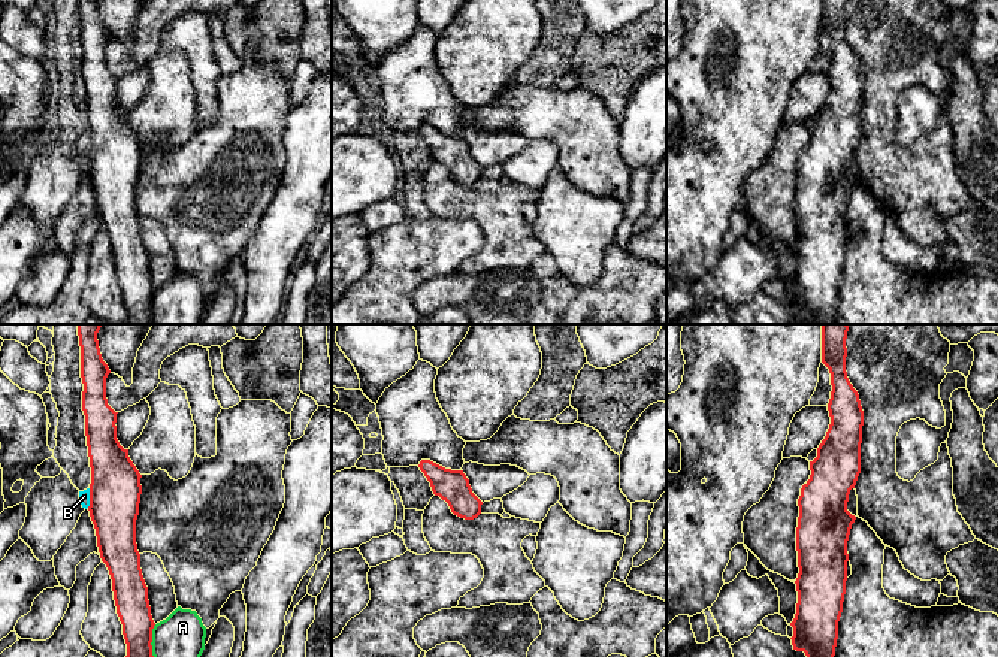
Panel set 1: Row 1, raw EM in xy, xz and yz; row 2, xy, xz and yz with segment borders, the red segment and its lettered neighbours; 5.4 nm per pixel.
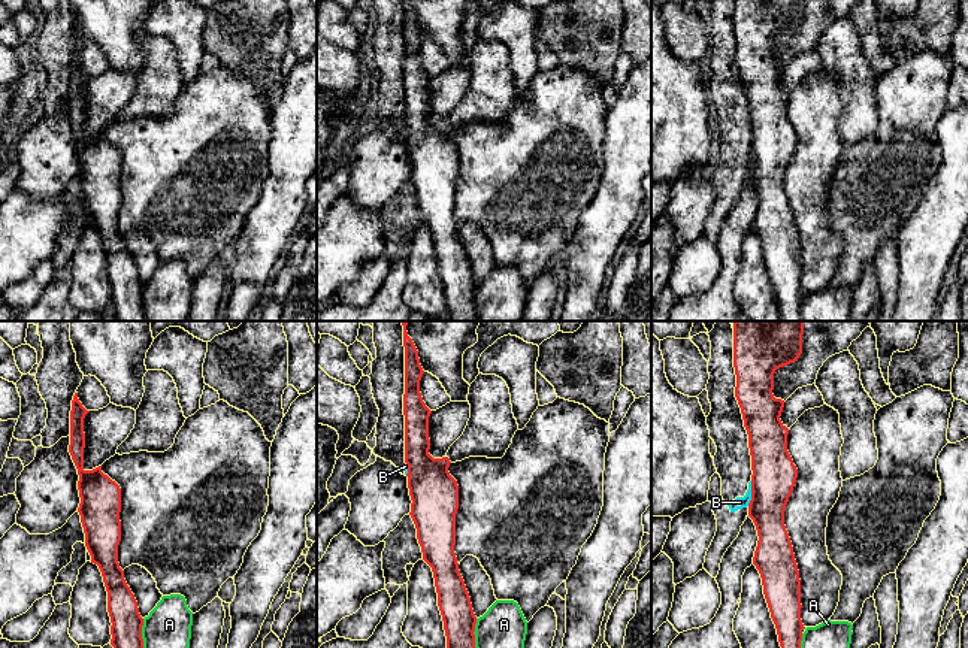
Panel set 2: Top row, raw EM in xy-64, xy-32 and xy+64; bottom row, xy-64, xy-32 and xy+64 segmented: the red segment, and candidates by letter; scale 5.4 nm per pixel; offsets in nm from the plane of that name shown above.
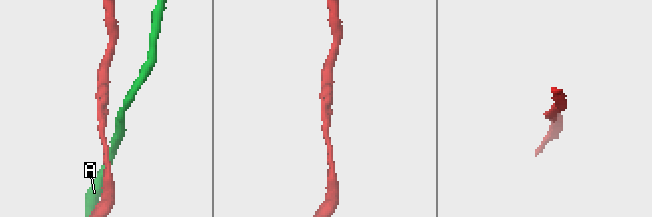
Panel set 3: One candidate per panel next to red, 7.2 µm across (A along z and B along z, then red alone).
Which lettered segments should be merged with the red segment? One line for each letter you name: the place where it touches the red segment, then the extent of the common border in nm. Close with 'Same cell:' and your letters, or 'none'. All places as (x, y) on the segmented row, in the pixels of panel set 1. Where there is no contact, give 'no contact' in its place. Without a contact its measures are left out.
Same cell: none

